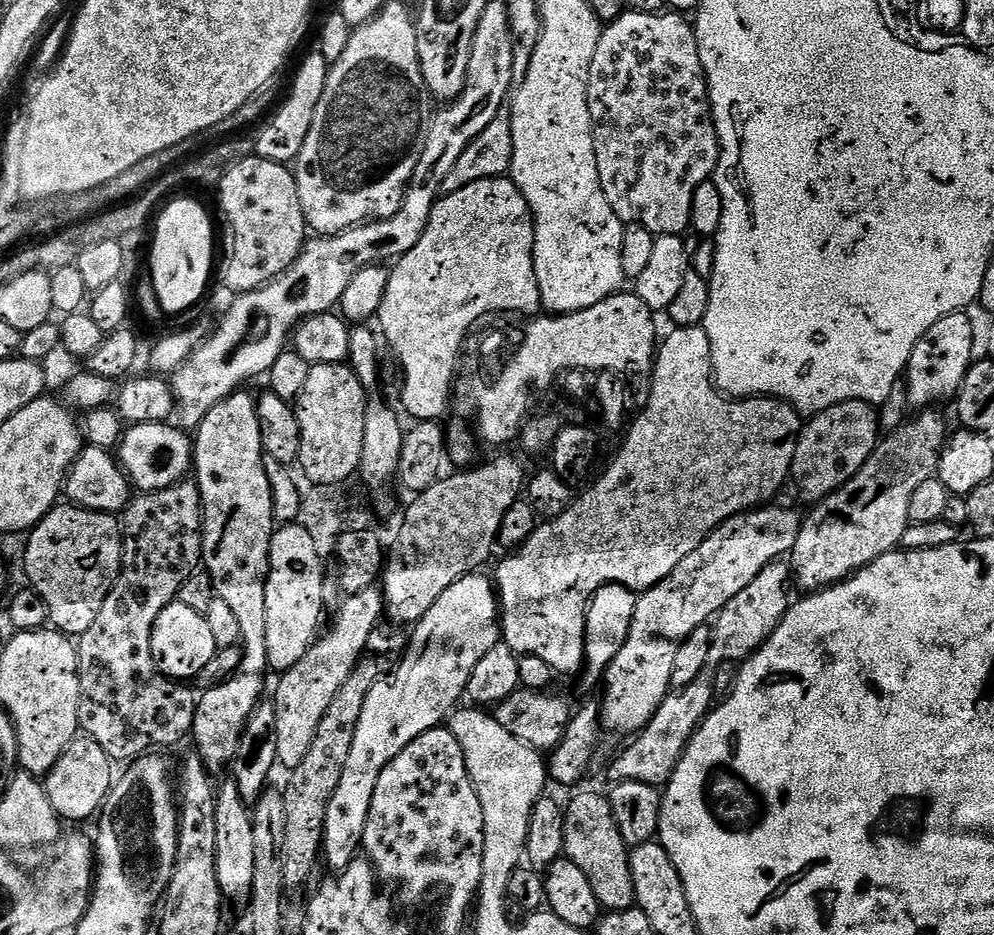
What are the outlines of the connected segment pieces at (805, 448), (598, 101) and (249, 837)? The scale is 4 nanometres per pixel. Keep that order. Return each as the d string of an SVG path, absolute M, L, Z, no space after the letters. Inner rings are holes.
M861 400L842 402L838 406L830 406L830 410L822 410L822 414L811 417L801 427L798 446L794 450L794 462L792 463L791 483L796 483L796 488L811 502L819 502L826 499L831 492L837 492L862 466L871 458L876 449L878 437L881 435L880 424L877 420L877 409L871 404Z
M625 10L618 19L611 21L601 31L598 50L594 50L594 62L590 62L588 75L588 109L592 119L592 137L594 138L594 158L598 162L598 178L600 189L606 194L606 202L614 210L614 214L625 226L637 224L650 234L657 236L684 236L690 228L690 206L694 198L694 190L702 182L706 182L716 171L716 163L720 157L720 139L716 136L716 124L712 121L712 104L708 100L708 83L704 80L704 71L700 65L700 55L696 49L696 33L693 25L683 20L676 10L659 12L633 12Z
M232 778L219 785L216 794L216 817L214 818L214 842L216 843L216 873L223 899L247 901L254 886L254 830L252 812L242 800L238 786Z

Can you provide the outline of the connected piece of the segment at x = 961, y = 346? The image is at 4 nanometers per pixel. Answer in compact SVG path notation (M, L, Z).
M967 311L955 312L930 326L926 334L914 346L906 369L908 407L912 410L928 410L935 400L951 401L959 393L969 368L974 363L972 356L972 320Z

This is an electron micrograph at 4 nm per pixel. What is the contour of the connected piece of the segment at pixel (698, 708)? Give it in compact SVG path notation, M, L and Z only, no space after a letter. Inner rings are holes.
M787 563L768 564L746 590L730 598L724 609L714 617L712 630L712 649L707 655L707 664L702 668L694 682L684 688L669 691L668 696L658 706L654 718L642 731L627 741L628 744L616 756L616 761L608 768L609 781L646 782L657 786L667 785L668 779L680 761L684 747L690 738L700 729L704 717L712 711L714 702L709 700L708 692L715 692L716 672L722 662L734 662L739 665L759 650L778 630L782 618L794 603L794 573Z

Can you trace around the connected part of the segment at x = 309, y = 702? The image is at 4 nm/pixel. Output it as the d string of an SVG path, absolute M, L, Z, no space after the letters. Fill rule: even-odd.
M379 587L344 596L341 601L328 633L326 628L310 650L306 650L302 662L279 677L274 705L277 714L277 758L279 767L284 767L284 770L297 768L302 758L306 758L310 742L314 742L318 722L322 722L334 694L342 690L346 678L350 678L354 666L358 666L366 650L366 638L370 638L385 615L384 594Z

